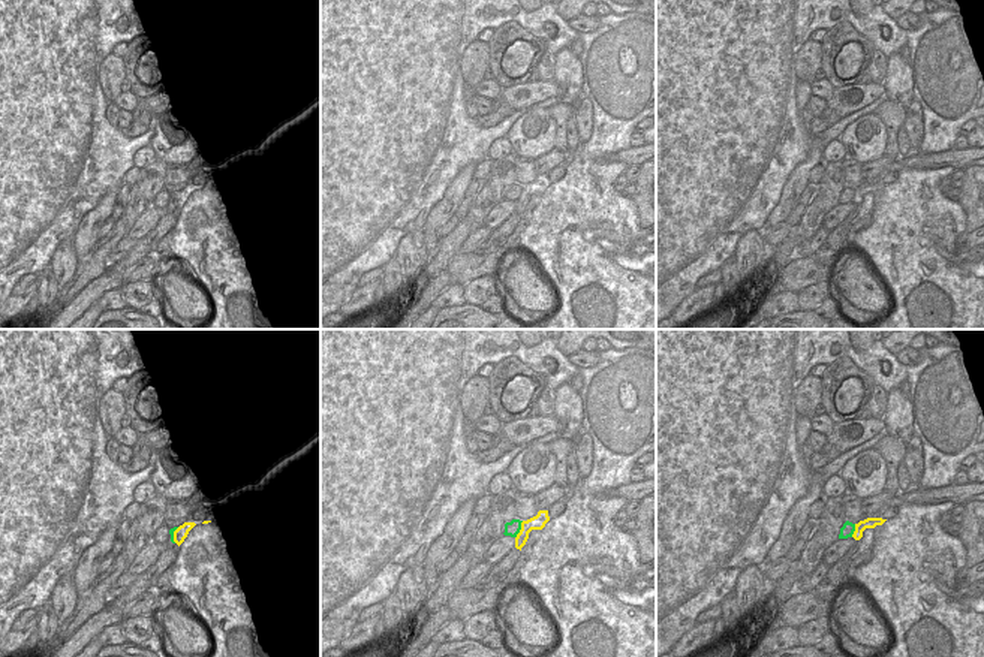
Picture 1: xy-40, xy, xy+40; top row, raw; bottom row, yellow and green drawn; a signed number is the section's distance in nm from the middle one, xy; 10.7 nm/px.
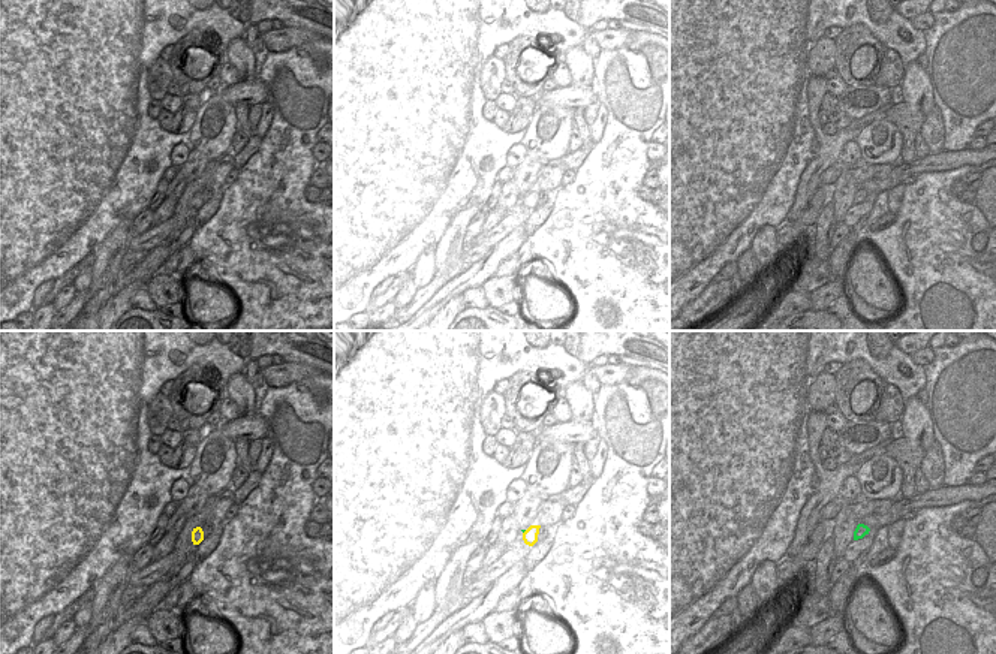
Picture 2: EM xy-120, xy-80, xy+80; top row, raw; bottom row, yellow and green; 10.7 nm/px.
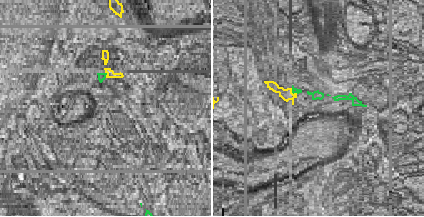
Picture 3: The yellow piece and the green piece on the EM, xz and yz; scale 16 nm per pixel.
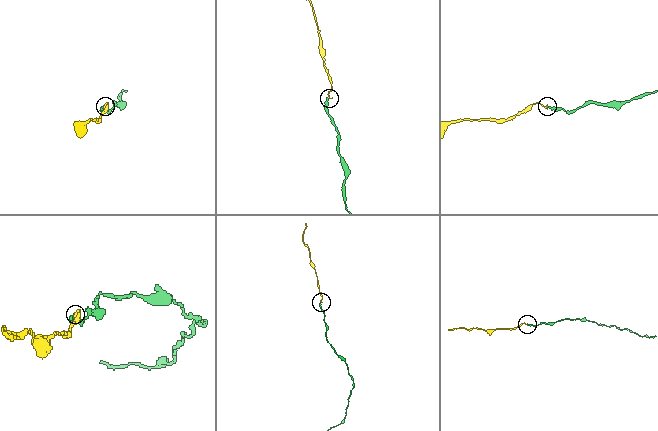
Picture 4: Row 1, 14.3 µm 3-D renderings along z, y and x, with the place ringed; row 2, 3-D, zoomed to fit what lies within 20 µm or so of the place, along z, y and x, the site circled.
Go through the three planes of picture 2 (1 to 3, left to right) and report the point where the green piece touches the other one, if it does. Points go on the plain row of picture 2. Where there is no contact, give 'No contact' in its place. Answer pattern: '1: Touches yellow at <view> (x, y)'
1: No contact
2: Touches yellow at xy-80 (524, 196)
3: No contact

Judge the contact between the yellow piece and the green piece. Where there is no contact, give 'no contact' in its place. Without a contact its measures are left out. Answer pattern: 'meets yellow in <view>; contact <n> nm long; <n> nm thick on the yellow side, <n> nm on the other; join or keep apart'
meets yellow in xy; contact 200 nm long; 160 nm thick on the yellow side, 160 nm on the other; join

